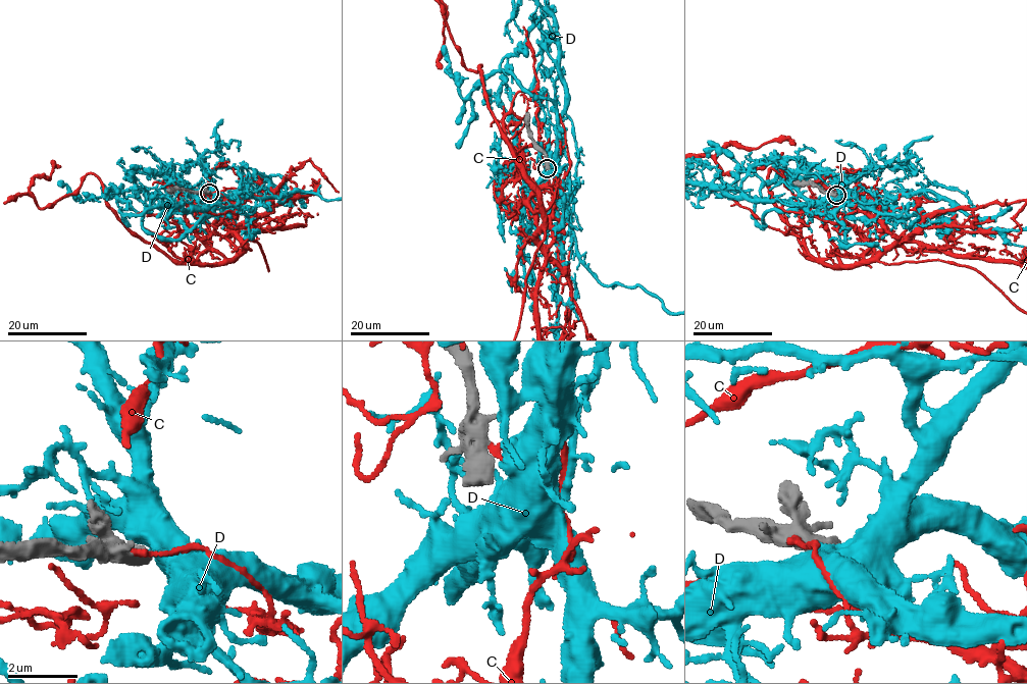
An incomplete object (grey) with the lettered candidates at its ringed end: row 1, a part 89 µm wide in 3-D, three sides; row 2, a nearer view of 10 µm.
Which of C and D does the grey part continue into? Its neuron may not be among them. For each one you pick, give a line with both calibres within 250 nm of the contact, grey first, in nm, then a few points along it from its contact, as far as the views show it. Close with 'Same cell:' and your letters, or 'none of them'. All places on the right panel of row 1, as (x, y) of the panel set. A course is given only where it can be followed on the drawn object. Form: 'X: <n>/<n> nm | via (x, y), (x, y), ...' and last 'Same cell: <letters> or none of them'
Same cell: none of them

